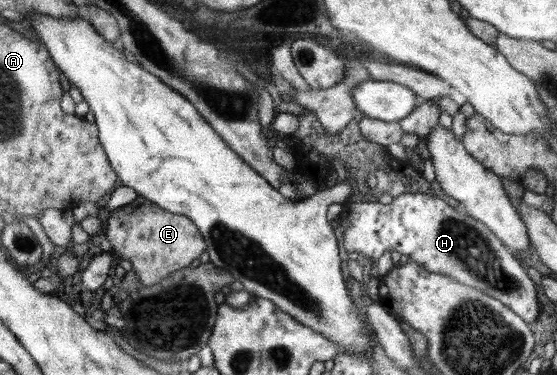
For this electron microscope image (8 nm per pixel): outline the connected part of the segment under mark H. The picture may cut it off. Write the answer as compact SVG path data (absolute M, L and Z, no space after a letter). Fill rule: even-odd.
M401 194L393 197L389 204L380 203L377 200L361 202L347 201L344 204L343 215L349 219L349 226L345 230L344 242L345 250L351 255L363 254L368 259L371 258L372 266L377 266L377 260L385 252L399 252L409 256L409 261L415 262L417 266L425 268L427 272L443 274L449 276L461 284L473 286L489 296L493 296L508 306L515 314L518 314L528 325L534 326L541 314L541 302L535 282L529 277L525 265L520 258L506 247L497 238L491 229L487 228L476 218L469 216L462 209L458 210L451 207L447 202L429 194Z

